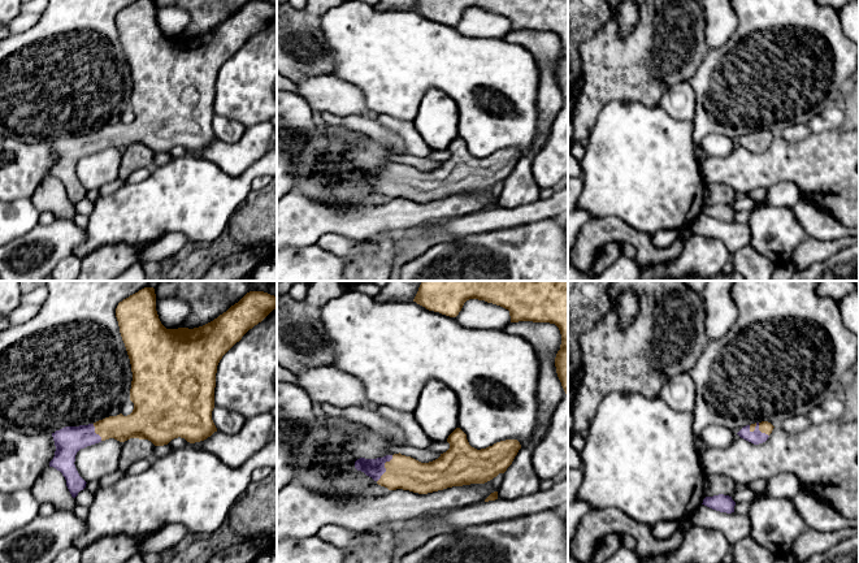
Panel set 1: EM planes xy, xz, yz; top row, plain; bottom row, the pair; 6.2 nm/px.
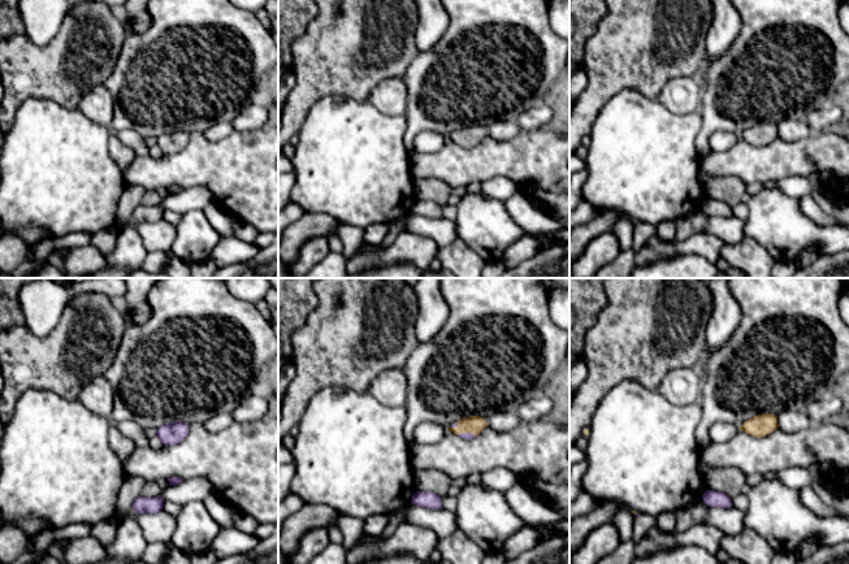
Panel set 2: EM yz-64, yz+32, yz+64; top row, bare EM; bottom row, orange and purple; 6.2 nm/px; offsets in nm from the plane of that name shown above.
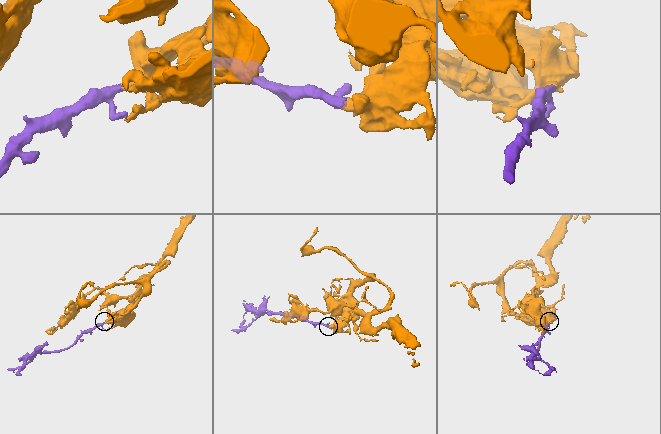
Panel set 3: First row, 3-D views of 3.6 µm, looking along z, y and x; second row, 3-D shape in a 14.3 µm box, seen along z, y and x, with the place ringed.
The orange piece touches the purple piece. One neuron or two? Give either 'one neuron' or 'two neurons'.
one neuron

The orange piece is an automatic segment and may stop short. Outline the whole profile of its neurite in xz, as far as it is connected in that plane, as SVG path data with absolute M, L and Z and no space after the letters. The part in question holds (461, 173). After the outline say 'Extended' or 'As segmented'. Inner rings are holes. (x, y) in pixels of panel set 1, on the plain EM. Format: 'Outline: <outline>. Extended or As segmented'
Outline: M456 137L448 144L447 151L450 152L450 157L441 163L438 168L429 172L421 172L399 161L377 168L360 166L355 170L355 177L389 199L403 198L418 203L428 203L452 195L485 192L499 182L504 182L521 157L517 148L506 148L486 157L477 159L469 153L467 143L460 137Z. Extended

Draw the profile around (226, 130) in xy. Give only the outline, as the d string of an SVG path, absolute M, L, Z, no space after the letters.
M214 114L212 120L212 129L218 140L235 143L243 137L247 127L237 121Z

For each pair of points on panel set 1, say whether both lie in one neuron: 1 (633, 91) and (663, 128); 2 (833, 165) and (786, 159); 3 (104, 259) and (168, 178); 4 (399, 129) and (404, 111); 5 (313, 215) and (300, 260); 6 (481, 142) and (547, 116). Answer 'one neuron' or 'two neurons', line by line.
1: two neurons
2: one neuron
3: two neurons
4: two neurons
5: two neurons
6: two neurons

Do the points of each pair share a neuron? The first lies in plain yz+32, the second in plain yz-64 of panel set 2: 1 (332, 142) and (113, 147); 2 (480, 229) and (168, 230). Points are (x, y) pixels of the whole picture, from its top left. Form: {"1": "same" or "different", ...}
{"1": "different", "2": "different"}

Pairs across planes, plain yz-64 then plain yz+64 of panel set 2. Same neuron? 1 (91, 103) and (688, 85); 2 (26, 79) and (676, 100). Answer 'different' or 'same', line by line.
1: same
2: different

